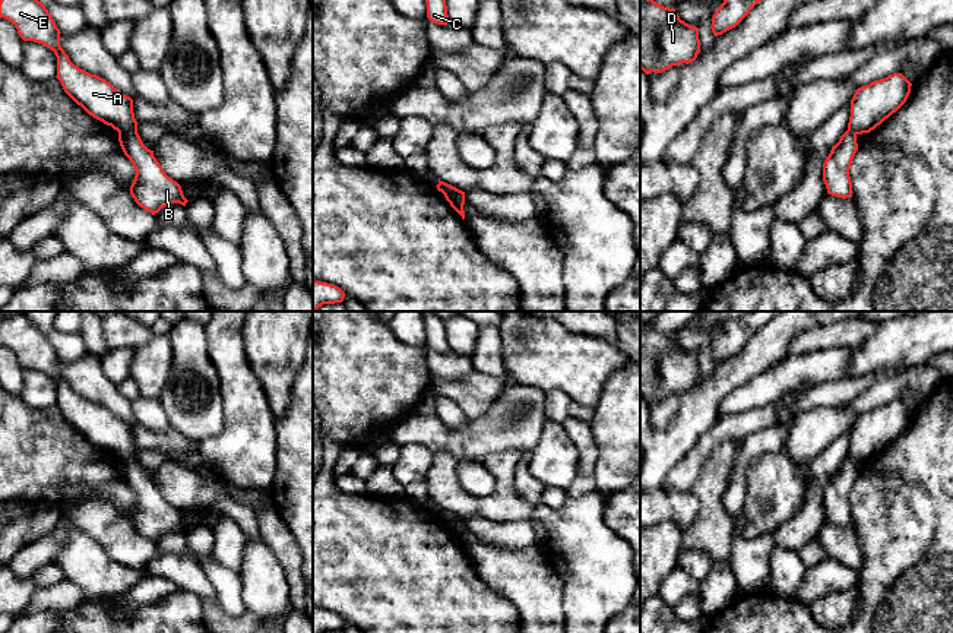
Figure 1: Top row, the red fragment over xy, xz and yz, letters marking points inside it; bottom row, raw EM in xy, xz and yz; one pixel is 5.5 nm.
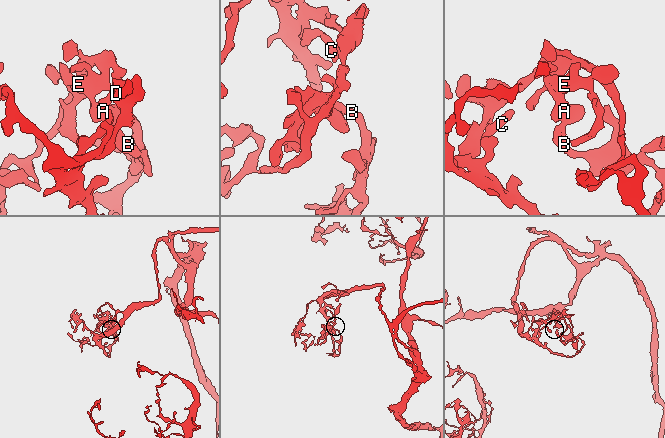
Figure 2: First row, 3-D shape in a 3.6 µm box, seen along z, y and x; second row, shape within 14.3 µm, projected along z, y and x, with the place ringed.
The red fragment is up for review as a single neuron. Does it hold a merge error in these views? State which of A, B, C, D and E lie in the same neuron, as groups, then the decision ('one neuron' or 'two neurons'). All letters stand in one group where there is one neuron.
A D E / B C; two neurons

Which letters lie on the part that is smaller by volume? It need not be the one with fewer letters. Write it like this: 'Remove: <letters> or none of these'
Remove: A, D, E

